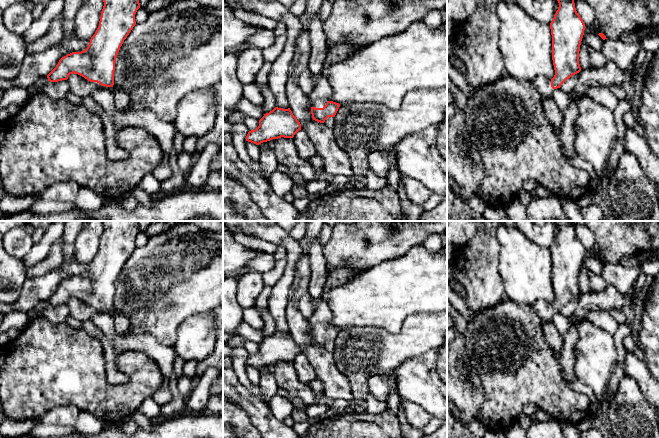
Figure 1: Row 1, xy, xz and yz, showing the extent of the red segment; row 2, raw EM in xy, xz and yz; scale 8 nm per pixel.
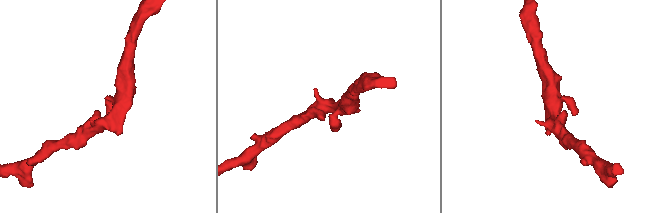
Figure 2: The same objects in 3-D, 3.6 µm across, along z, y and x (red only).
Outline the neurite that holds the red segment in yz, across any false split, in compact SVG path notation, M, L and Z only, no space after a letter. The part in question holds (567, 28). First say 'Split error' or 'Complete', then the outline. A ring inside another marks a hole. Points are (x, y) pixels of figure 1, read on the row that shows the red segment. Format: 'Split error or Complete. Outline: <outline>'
Split error. Outline: M574 0L557 1L559 7L550 23L555 75L551 80L539 76L530 81L541 100L551 97L555 89L581 71L579 51L585 24L576 11Z

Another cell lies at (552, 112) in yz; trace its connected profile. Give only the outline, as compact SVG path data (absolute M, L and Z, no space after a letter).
M552 96L542 100L542 109L548 121L553 125L555 131L561 135L563 116Z

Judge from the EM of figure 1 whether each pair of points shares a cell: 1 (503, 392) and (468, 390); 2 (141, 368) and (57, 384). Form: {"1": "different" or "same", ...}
{"1": "different", "2": "same"}

